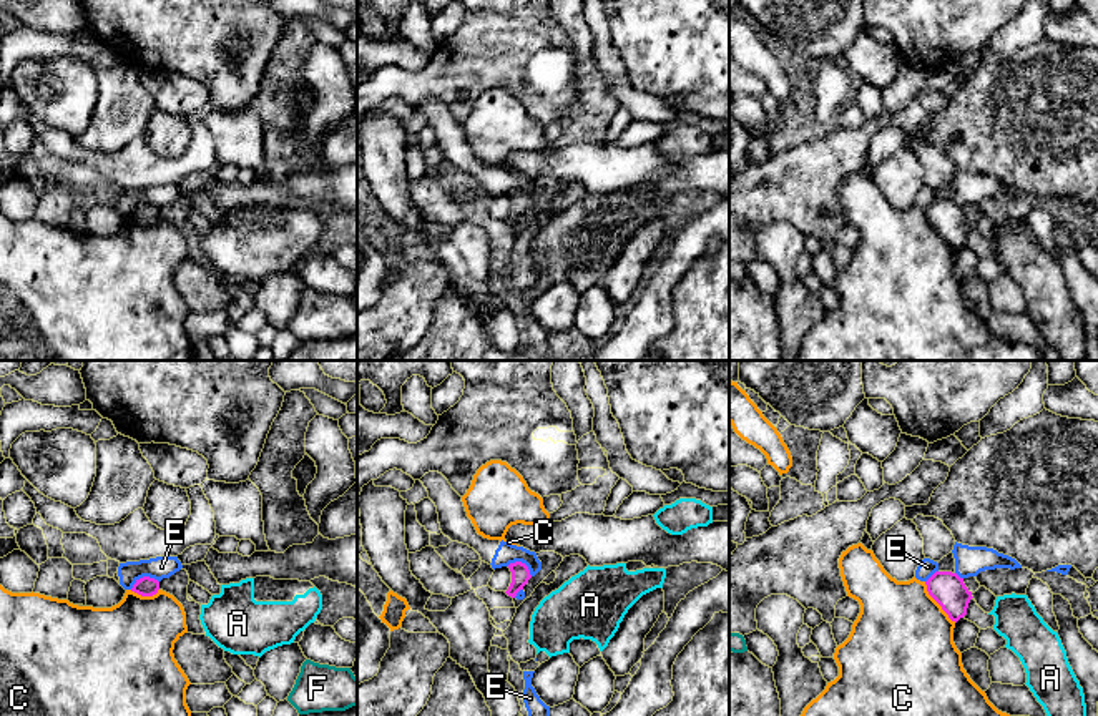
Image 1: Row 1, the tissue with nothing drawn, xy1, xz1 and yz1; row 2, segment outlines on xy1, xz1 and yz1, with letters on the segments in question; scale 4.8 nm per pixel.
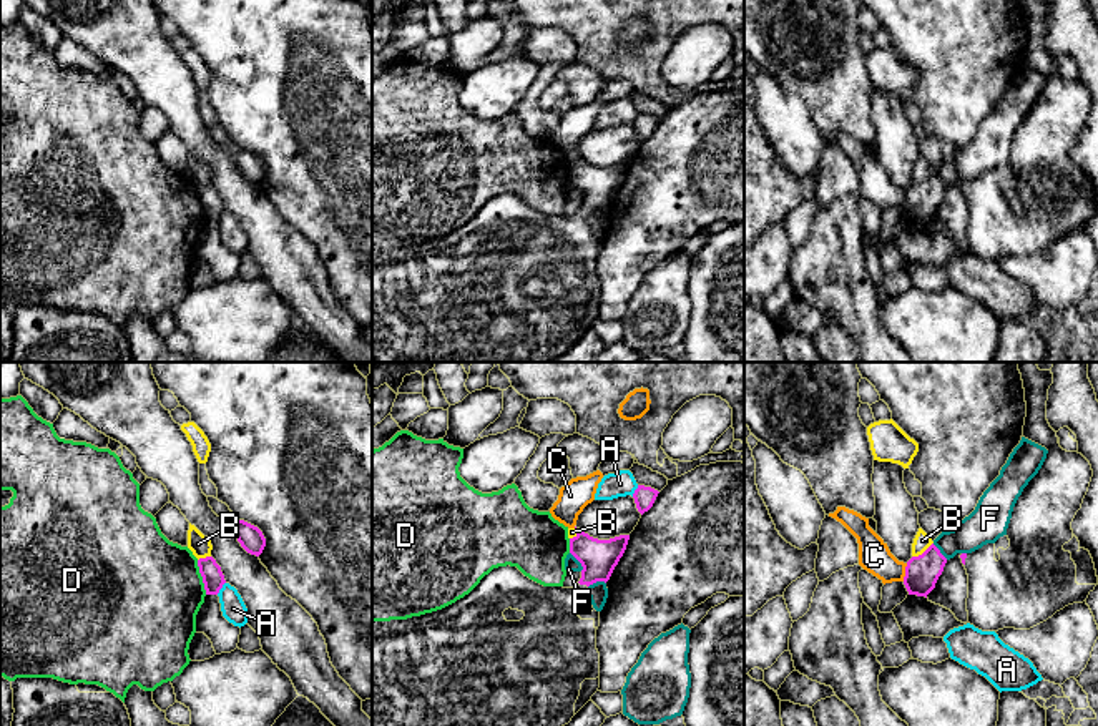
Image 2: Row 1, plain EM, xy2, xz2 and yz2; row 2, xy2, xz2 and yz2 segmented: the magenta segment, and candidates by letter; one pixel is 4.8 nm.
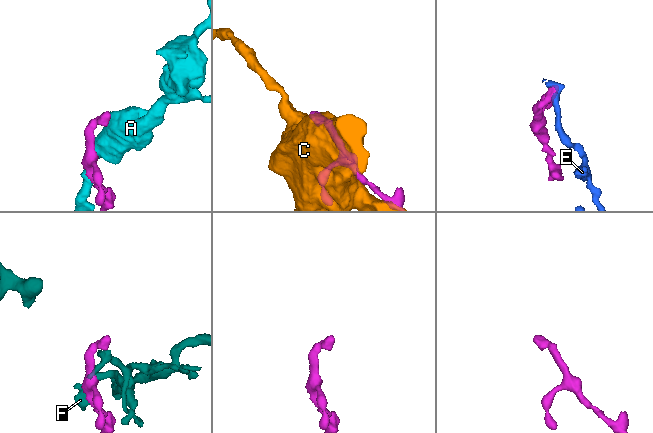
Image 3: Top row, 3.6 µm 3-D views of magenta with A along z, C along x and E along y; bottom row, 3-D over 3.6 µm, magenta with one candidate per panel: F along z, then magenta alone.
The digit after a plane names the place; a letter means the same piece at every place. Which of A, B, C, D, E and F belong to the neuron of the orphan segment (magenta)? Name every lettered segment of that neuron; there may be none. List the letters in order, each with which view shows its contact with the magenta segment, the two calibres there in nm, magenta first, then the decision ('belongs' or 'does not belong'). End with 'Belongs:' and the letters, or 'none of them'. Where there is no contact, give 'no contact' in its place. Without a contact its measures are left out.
A: xy2 | 110/120 nm | does not belong
B: yz2 | 160/80 nm | does not belong
C: yz1 | 170/480 nm | does not belong
D: xy2 | 110/500 nm | does not belong
E: xy1 | 100/110 nm | does not belong
F: xz2 | 180/70 nm | does not belong
Belongs: none of them

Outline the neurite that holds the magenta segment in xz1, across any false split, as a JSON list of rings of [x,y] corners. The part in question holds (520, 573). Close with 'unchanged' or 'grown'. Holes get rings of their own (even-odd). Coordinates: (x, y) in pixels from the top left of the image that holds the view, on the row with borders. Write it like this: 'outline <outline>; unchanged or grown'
outline [[[515,562],[508,565],[512,571],[512,583],[508,590],[505,591],[508,596],[515,598],[520,590],[528,583],[532,578],[530,570],[525,563]]]; unchanged

